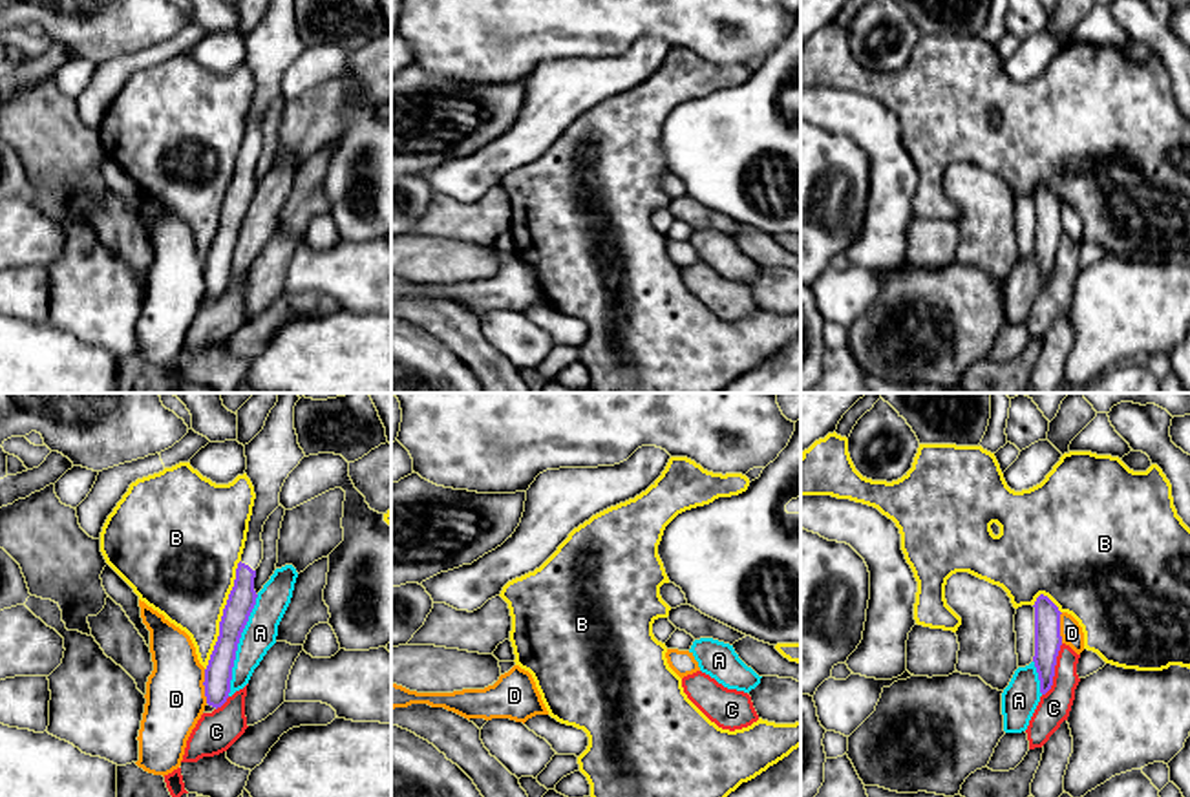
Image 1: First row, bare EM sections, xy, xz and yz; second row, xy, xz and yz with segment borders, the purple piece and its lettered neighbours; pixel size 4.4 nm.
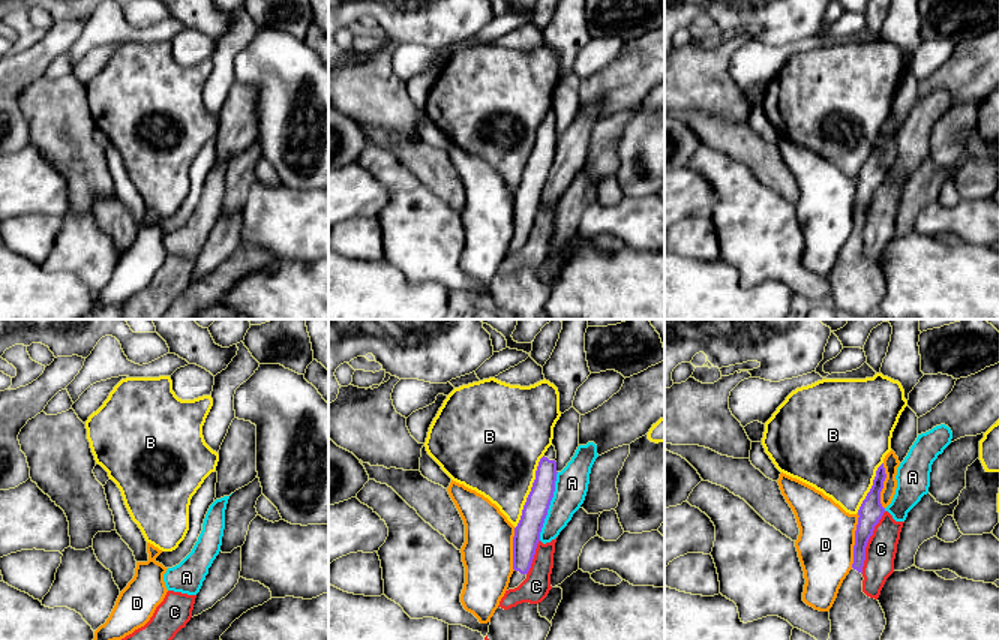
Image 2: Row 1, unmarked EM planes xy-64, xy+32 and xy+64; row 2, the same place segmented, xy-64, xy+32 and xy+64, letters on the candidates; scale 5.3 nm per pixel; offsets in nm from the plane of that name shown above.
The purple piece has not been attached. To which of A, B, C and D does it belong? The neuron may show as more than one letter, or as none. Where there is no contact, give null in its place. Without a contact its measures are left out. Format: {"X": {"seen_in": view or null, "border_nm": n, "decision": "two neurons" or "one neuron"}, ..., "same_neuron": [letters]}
{"A": {"seen_in": "xy", "border_nm": 460, "decision": "two neurons"}, "B": {"seen_in": "xy", "border_nm": 500, "decision": "two neurons"}, "C": {"seen_in": "yz", "border_nm": 240, "decision": "two neurons"}, "D": {"seen_in": "xy", "border_nm": 150, "decision": "two neurons"}, "same_neuron": []}

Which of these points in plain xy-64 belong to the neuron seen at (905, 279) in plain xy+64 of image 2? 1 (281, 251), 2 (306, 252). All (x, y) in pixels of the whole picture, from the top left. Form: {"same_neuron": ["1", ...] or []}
{"same_neuron": []}

